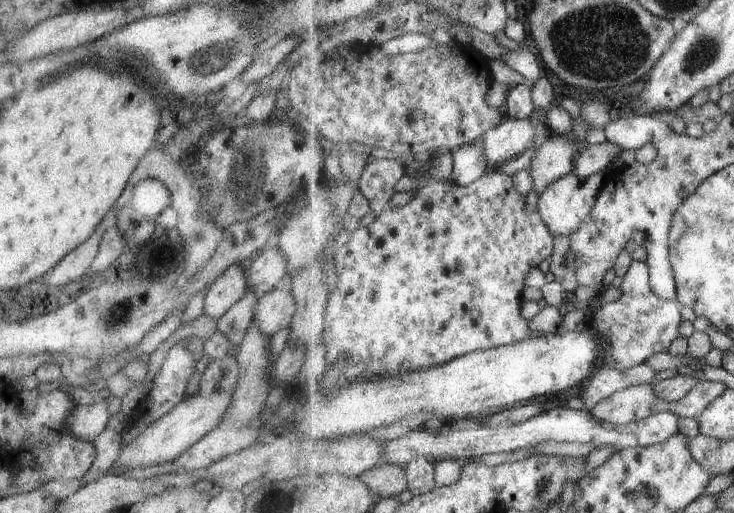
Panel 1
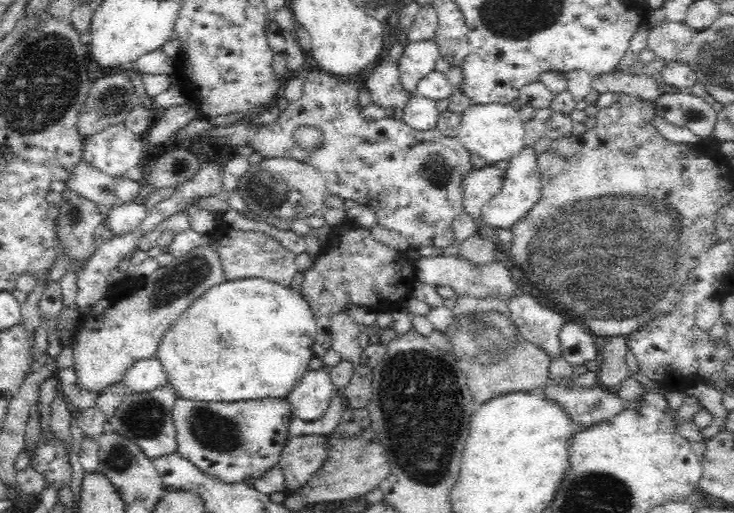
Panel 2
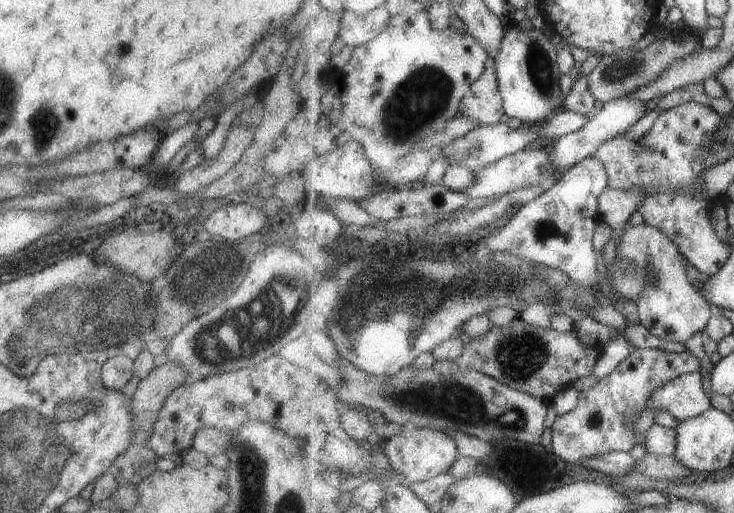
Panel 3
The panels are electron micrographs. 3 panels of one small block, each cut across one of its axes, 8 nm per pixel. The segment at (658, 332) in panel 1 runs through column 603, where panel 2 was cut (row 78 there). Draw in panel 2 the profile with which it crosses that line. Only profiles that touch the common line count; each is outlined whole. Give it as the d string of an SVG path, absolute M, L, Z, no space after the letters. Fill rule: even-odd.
M316 67L310 68L306 71L306 75L304 76L304 90L303 95L300 100L296 100L296 102L289 102L287 107L278 115L277 119L270 123L269 125L260 125L256 126L253 120L244 120L237 121L232 124L228 124L225 127L217 127L212 130L206 131L200 136L197 136L195 140L203 136L208 136L211 138L212 142L216 145L219 145L222 148L230 147L234 149L241 145L249 145L253 148L253 150L261 154L263 158L293 158L296 160L300 160L306 164L310 164L310 166L314 167L321 175L324 177L326 181L326 188L328 195L337 195L338 197L345 200L355 201L357 204L362 206L367 206L368 209L372 209L377 217L377 222L381 224L384 228L389 228L390 230L395 230L399 232L402 237L406 239L410 247L422 248L424 246L436 246L436 248L445 249L446 246L450 246L450 244L454 243L455 236L453 233L453 228L451 224L453 220L458 218L463 211L463 200L461 196L461 180L462 176L466 175L470 170L477 167L479 164L475 157L472 156L469 150L466 150L462 146L461 140L456 137L444 136L437 128L430 129L427 131L420 131L408 126L402 119L394 119L394 117L384 117L380 120L366 121L360 115L362 107L358 102L358 92L361 91L364 87L364 82L358 80L339 80L339 77L331 75L328 72L324 72L318 70ZM298 126L313 126L314 128L318 128L318 130L322 131L323 134L323 143L314 150L304 151L304 149L300 149L296 143L294 143L294 139L292 139L292 132L298 128Z

